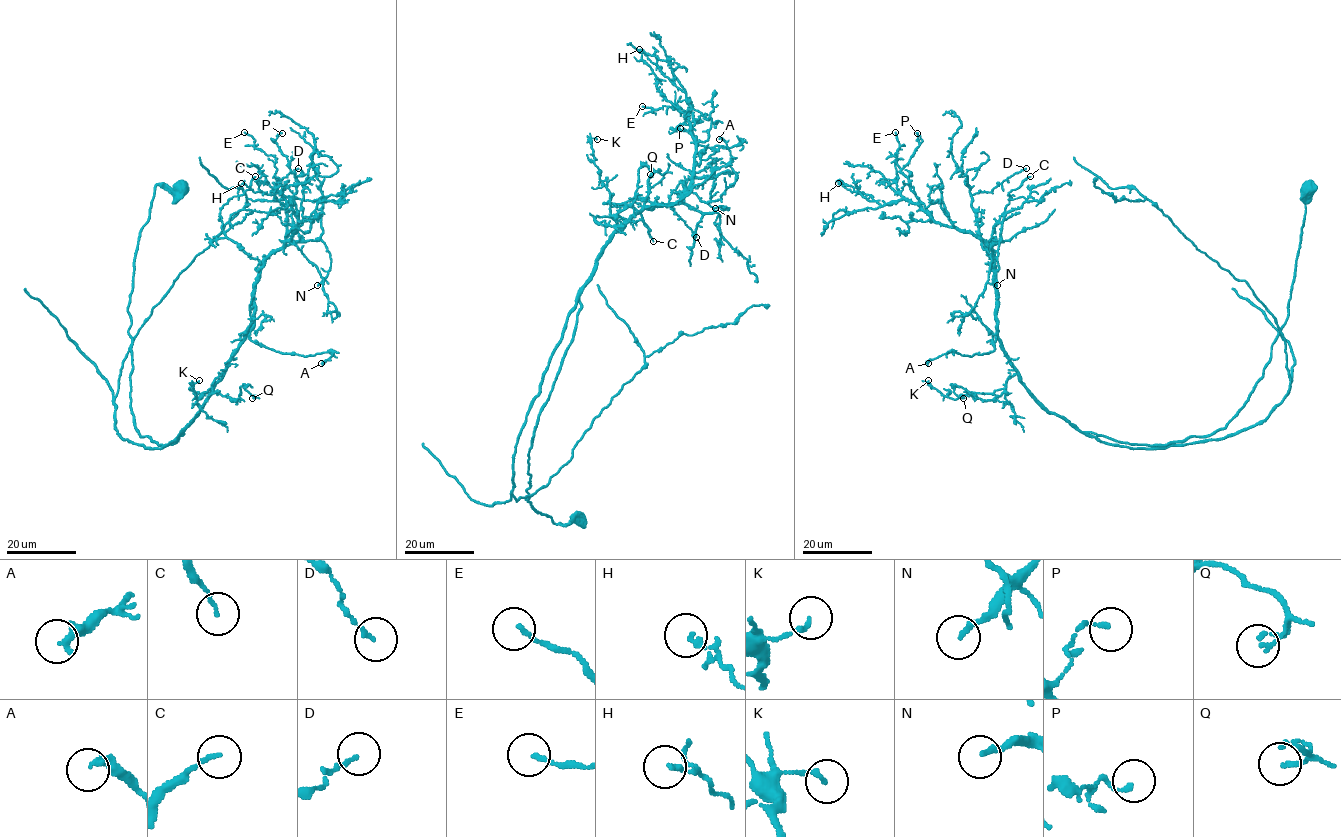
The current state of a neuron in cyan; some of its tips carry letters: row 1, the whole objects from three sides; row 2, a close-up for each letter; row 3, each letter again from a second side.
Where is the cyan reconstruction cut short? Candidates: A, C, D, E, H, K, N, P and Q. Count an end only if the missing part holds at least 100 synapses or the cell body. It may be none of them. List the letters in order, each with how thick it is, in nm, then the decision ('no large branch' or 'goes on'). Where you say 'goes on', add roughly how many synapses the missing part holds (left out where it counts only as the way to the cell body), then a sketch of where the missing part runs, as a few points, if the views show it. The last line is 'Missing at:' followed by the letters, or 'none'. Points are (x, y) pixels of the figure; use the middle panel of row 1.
A: 280 nm thick; no large branch
C: 110 nm thick; no large branch
D: 130 nm thick; no large branch
E: 140 nm thick; no large branch
H: 170 nm thick; no large branch
K: 160 nm thick; no large branch
N: 190 nm thick; no large branch
P: 140 nm thick; no large branch
Q: 130 nm thick; no large branch
Missing at: none

